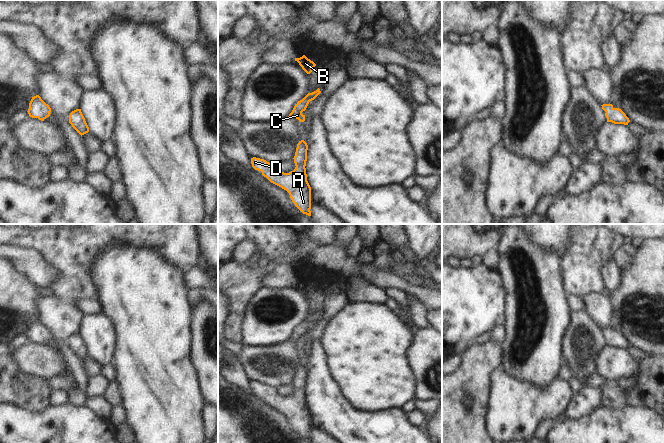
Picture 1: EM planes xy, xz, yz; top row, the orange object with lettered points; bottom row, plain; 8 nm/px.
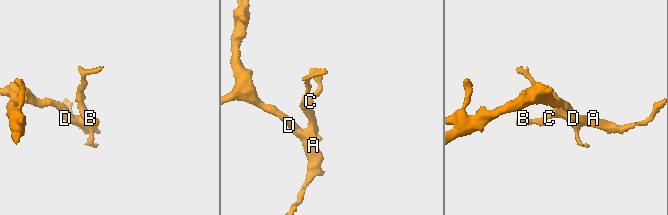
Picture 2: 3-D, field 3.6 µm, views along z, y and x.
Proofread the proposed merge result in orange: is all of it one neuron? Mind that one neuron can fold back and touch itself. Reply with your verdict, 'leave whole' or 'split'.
leave whole

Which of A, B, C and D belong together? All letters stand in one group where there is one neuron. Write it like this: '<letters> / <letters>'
A B C D

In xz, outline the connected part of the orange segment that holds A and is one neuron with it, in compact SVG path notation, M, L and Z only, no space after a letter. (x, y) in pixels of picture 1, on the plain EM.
M304 364L299 365L293 382L296 391L289 397L284 397L276 393L274 388L256 381L251 382L251 388L271 407L286 414L292 426L303 438L311 440L311 411L307 405L305 392L307 374L307 367Z

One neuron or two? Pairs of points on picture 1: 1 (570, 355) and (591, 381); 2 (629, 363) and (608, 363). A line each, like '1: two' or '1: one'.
1: two
2: one

